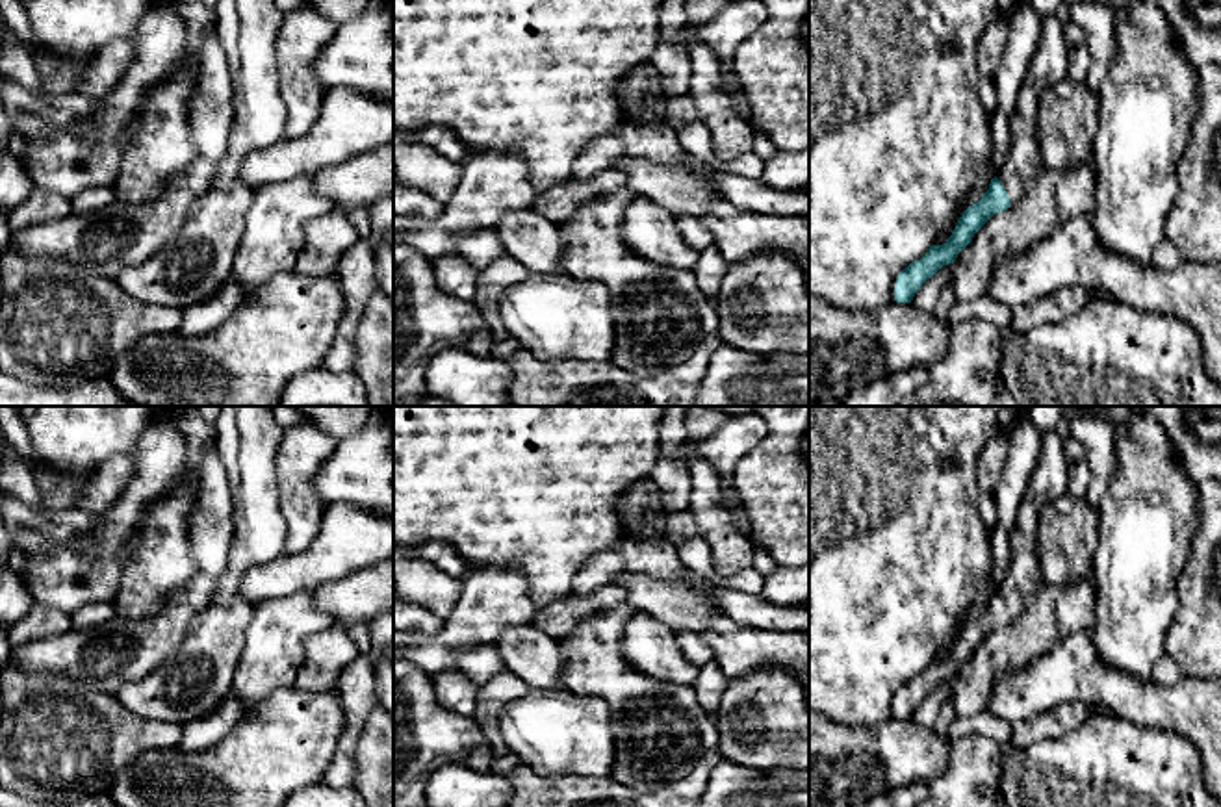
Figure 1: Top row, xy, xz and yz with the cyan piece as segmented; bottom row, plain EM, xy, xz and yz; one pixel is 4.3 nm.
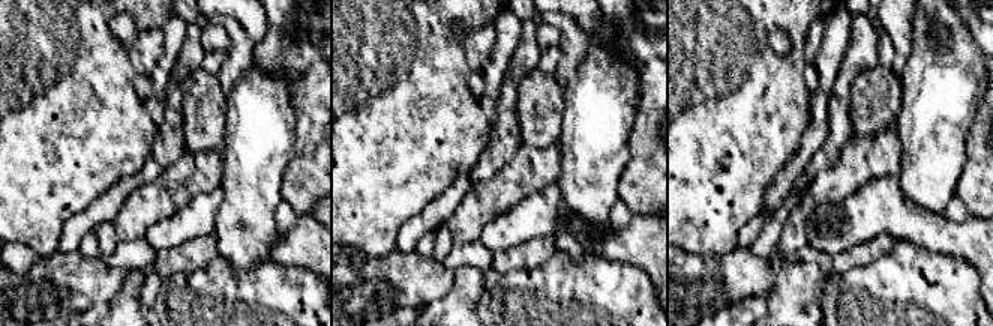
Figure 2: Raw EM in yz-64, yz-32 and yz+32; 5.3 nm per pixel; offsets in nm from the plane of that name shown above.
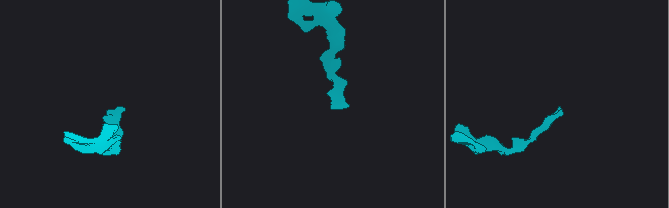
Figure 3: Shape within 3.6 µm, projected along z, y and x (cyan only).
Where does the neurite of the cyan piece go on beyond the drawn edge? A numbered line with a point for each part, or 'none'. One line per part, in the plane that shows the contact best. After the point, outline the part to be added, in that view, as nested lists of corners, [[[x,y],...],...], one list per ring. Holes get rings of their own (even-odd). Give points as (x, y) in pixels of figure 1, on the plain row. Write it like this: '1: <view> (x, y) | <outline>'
1: yz (1049, 481) | [[[1056,430],[1041,434],[1041,453],[1022,495],[1015,527],[1009,531],[1011,558],[996,594],[1011,618],[1022,614],[1043,583],[1037,560],[1037,521],[1041,508],[1065,495],[1071,466]]]

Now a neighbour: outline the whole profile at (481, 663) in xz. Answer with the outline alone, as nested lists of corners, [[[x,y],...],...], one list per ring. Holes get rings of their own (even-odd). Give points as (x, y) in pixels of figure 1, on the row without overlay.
[[[482,644],[464,651],[456,664],[477,686],[507,670],[497,644]]]

